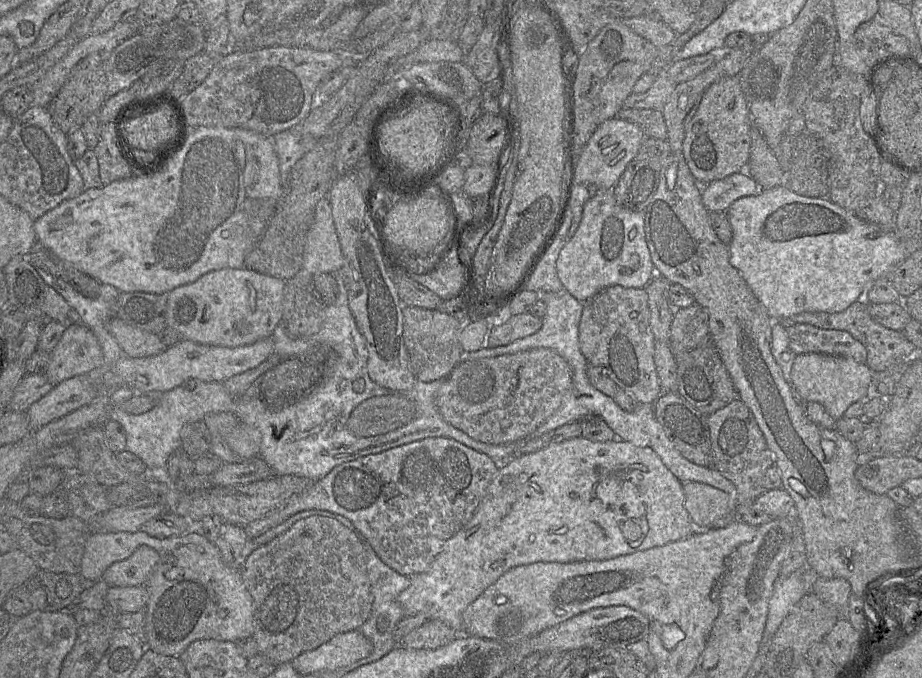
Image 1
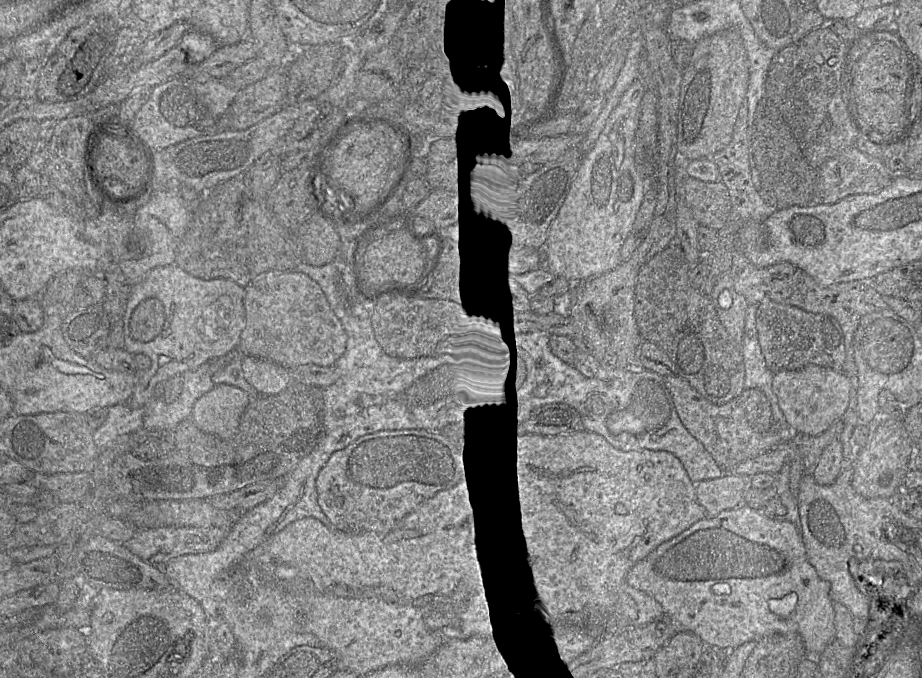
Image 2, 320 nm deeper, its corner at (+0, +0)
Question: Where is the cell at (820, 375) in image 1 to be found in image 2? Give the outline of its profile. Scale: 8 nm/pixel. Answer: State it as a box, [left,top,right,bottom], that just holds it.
[772,364,851,436]

